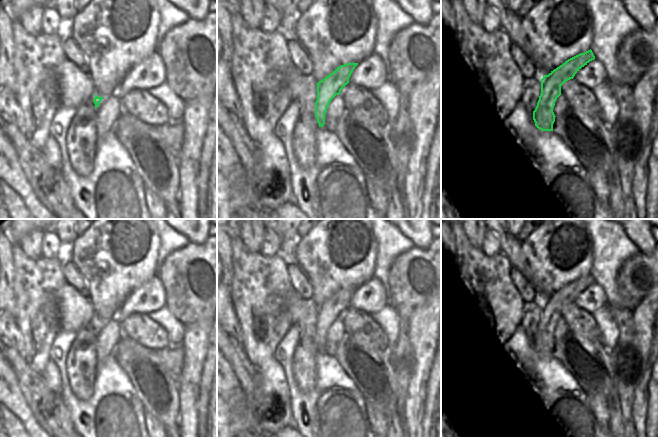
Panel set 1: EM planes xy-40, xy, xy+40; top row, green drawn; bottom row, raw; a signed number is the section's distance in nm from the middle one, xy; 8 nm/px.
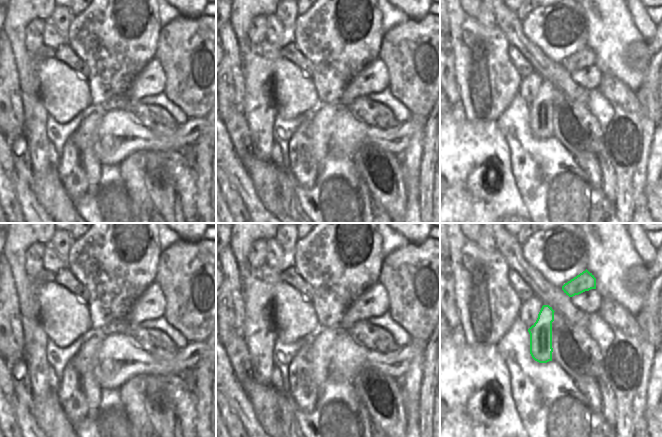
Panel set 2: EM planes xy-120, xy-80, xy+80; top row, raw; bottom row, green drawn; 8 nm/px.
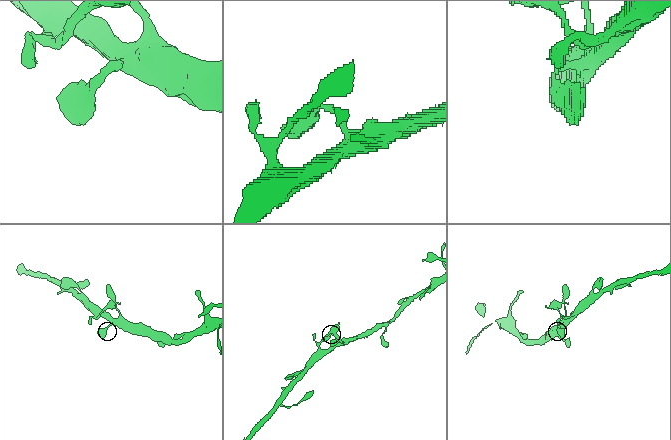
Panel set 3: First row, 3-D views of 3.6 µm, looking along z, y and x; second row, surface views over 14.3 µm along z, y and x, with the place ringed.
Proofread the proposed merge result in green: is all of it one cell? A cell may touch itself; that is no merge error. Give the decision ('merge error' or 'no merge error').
no merge error

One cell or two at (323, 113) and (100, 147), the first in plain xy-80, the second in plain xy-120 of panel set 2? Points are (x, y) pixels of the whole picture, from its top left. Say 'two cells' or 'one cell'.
two cells

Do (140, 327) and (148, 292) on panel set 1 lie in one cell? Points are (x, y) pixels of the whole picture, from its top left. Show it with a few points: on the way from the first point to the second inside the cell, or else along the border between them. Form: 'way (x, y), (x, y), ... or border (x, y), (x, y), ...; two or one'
border (146, 314), (131, 313), (121, 322); two

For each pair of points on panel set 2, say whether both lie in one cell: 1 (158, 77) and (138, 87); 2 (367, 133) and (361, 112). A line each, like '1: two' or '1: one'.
1: one
2: two

